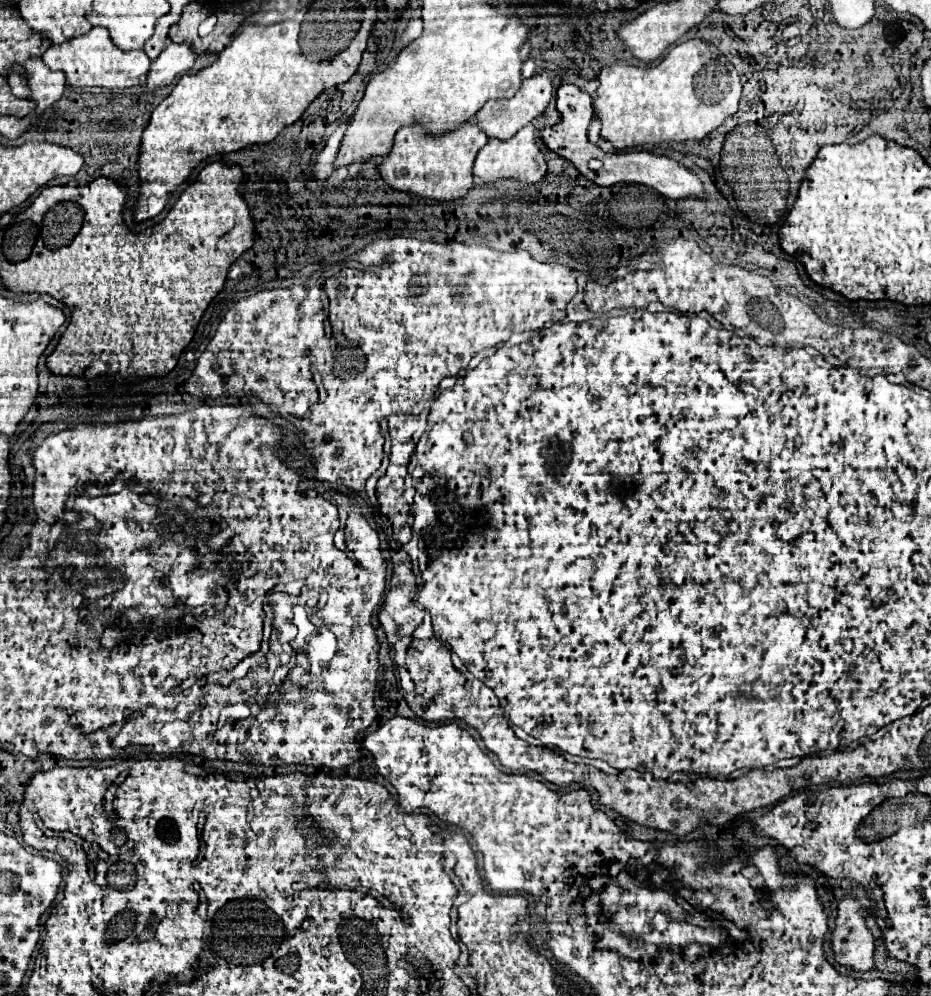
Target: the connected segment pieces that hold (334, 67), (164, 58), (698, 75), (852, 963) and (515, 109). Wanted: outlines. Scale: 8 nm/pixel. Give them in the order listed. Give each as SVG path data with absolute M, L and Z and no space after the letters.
M366 6L362 26L352 40L352 44L336 54L332 60L308 60L306 54L302 54L298 44L300 24L304 18L304 8L294 14L292 20L276 22L276 24L246 24L244 30L232 40L230 46L226 46L218 58L202 68L196 74L184 74L178 84L172 88L172 92L162 100L156 110L150 116L150 124L146 126L142 134L142 146L140 146L140 158L138 158L138 174L140 174L140 196L134 208L134 218L138 222L154 218L164 210L164 206L170 200L170 194L186 182L190 172L206 158L214 154L234 152L248 144L266 144L272 142L286 126L296 122L302 112L310 106L310 102L324 90L344 84L352 78L352 74L358 70L360 58L366 50L366 42L370 38L370 32L376 22L376 6Z
M168 44L162 54L152 62L152 68L148 72L146 86L148 90L154 90L158 86L170 84L176 76L188 72L194 66L196 52L192 44Z
M700 38L680 42L656 66L632 66L626 60L614 60L612 64L602 68L598 82L600 84L594 112L602 120L600 134L602 138L610 140L618 150L674 140L702 140L706 134L722 126L728 116L736 114L742 92L742 82L736 68L722 54L718 54L710 42Z
M844 894L838 902L836 928L832 932L832 948L836 960L854 970L870 970L874 966L874 936L864 920L864 906L852 894Z
M542 70L530 78L526 78L520 86L520 90L510 98L510 100L488 100L478 112L476 112L476 120L480 124L480 128L490 136L490 138L502 138L508 140L512 134L516 134L520 128L524 128L526 124L530 124L536 116L540 116L544 112L544 108L548 106L550 98L552 98L552 82L554 82L556 74L552 70Z

